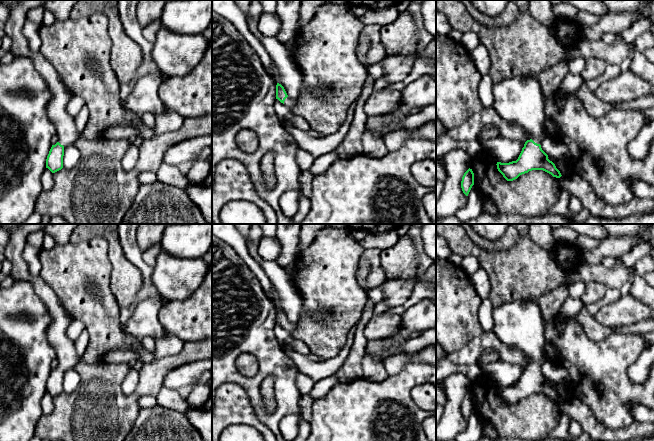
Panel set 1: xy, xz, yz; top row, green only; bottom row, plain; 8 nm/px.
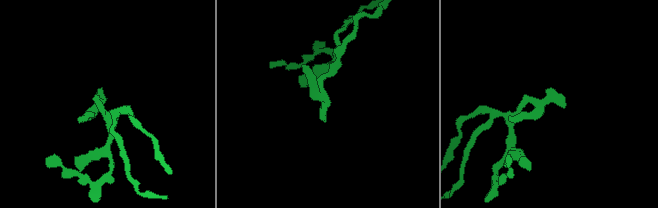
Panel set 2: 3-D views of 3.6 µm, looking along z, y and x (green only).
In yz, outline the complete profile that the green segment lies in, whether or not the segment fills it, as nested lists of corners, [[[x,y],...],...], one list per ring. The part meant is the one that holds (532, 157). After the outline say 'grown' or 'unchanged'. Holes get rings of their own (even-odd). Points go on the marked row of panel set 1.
[[[514,76],[493,84],[492,108],[506,122],[525,128],[532,136],[527,140],[516,161],[509,163],[497,162],[497,169],[507,181],[513,181],[520,175],[532,170],[543,170],[553,177],[562,175],[555,164],[548,159],[548,155],[542,150],[541,142],[547,137],[544,129],[544,96],[538,77]]]; grown

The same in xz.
[[[277,83],[276,85],[276,99],[278,99],[281,103],[283,103],[290,110],[293,110],[298,102],[298,100],[294,100],[290,98],[287,95],[284,87],[279,83]]]; grown

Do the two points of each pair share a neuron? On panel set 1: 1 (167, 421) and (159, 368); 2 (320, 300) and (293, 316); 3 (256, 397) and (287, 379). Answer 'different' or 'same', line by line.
1: different
2: different
3: same

